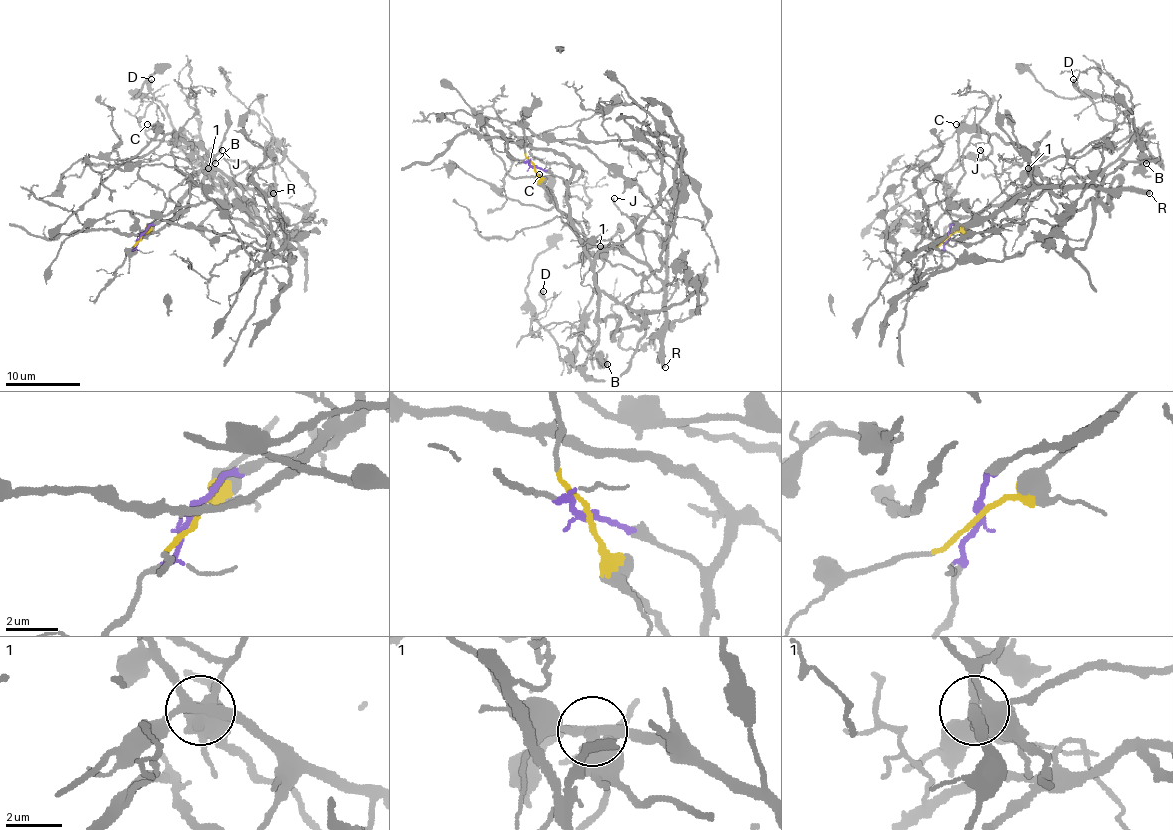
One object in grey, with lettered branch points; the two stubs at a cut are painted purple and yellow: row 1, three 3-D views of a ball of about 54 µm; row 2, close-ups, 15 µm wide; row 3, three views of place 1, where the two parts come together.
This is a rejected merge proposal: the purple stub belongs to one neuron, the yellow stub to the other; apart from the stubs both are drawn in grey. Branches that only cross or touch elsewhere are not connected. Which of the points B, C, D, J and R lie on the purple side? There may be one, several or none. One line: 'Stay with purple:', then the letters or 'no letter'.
Stay with purple: B, D

